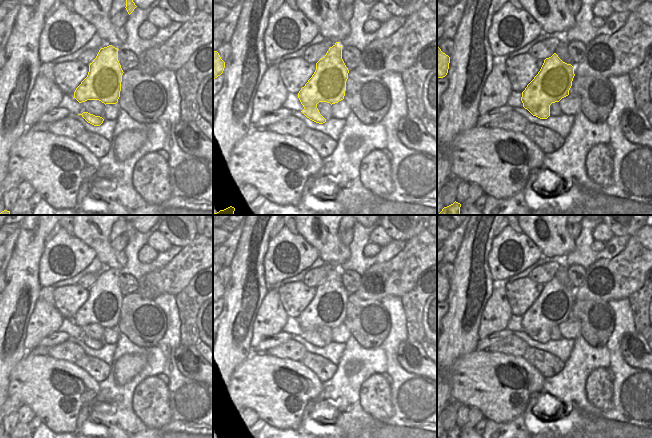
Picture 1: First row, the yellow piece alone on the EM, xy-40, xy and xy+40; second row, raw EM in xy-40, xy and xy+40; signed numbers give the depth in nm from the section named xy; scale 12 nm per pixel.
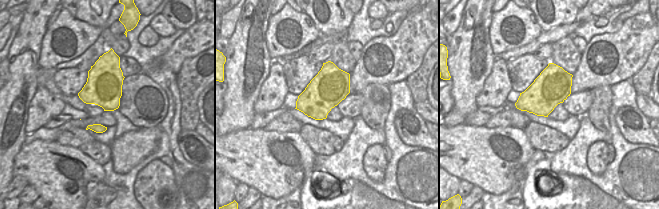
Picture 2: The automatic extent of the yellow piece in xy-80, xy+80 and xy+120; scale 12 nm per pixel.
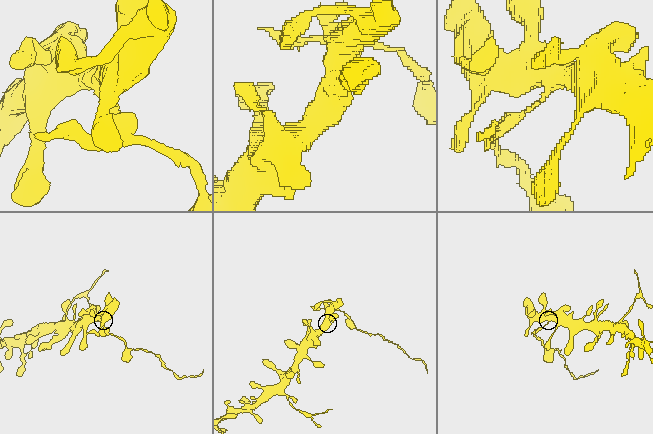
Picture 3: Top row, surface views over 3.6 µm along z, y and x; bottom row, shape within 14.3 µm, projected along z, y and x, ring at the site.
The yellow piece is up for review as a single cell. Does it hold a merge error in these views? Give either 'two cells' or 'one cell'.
two cells

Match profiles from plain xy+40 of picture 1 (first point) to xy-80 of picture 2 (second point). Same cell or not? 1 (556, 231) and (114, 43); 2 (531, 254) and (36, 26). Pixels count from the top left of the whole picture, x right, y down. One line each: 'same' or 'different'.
1: same
2: different

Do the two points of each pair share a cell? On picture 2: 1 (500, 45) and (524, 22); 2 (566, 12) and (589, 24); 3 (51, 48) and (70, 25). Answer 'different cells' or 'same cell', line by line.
1: same cell
2: different cells
3: same cell

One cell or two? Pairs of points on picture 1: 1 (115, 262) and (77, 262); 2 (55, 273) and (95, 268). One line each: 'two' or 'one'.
1: two
2: two

